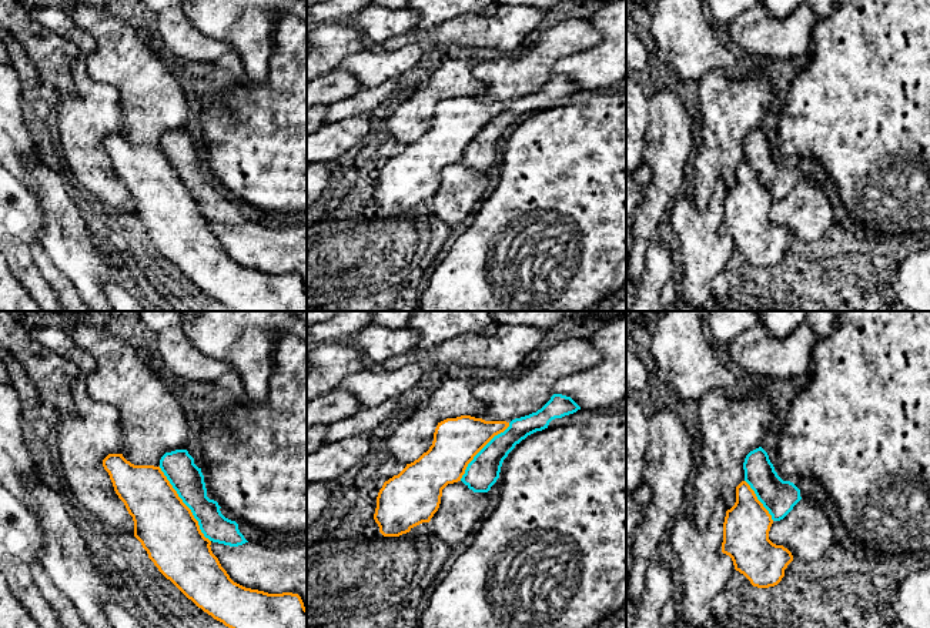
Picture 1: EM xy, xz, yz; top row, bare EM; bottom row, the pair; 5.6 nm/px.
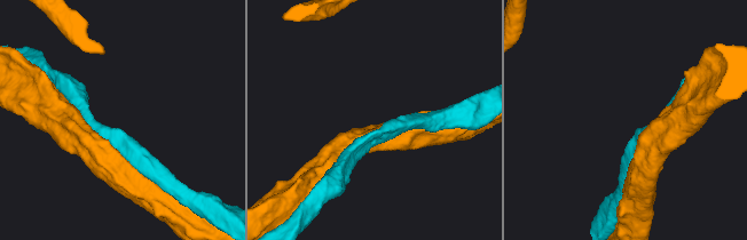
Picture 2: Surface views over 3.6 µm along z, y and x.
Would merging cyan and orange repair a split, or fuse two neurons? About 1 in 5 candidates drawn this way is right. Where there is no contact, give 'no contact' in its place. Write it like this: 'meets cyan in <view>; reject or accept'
meets cyan in xy; reject

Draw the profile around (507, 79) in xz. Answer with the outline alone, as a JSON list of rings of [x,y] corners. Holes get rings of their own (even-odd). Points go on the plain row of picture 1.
[[[566,19],[543,31],[539,41],[528,49],[519,59],[511,59],[508,56],[476,63],[474,76],[488,86],[482,100],[511,103],[515,98],[536,93],[551,80],[553,76],[553,67],[561,59],[595,47],[602,40],[603,36],[595,29],[591,20]]]

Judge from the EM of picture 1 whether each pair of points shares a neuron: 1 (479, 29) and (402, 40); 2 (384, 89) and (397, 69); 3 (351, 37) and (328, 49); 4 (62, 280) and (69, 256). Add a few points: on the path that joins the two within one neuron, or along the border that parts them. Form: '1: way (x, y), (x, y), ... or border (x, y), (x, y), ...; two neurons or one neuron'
1: way (461, 32), (421, 36); one neuron
2: border (398, 77), (364, 87); two neurons
3: way (345, 40), (334, 43); one neuron
4: border (42, 247), (80, 296); two neurons

